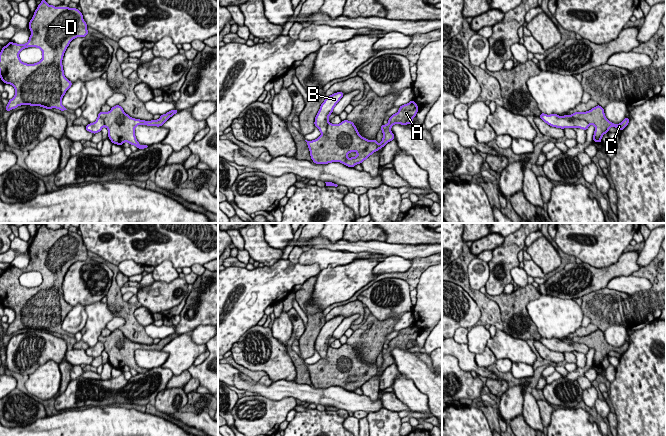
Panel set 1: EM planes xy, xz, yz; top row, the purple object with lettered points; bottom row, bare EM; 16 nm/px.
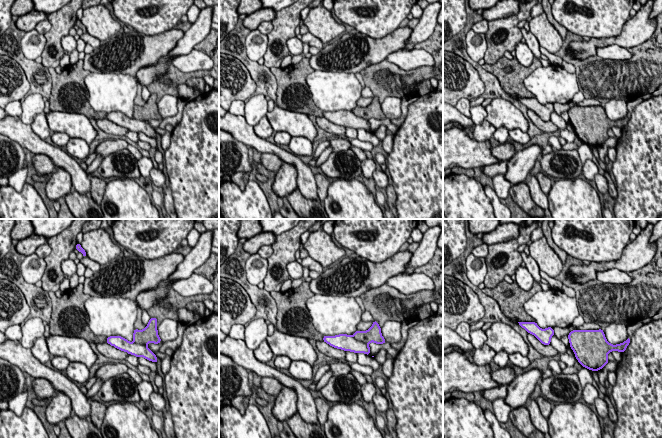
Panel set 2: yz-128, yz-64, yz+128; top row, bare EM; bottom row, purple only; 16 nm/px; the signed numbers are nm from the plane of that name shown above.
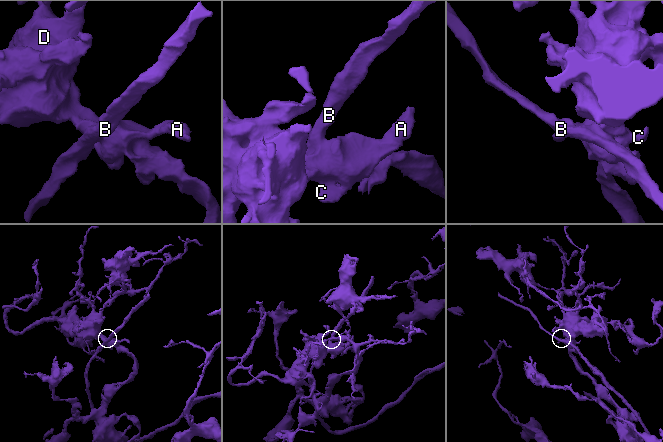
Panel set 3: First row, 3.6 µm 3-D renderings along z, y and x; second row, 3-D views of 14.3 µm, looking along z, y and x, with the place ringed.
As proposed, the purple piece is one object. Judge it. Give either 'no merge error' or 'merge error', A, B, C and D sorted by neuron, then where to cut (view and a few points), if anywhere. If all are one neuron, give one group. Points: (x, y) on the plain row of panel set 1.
no merge error | A B C D | no cut

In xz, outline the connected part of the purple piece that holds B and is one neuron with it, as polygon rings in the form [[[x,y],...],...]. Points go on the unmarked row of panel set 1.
[[[337,316],[325,322],[315,341],[314,349],[321,359],[312,365],[307,365],[311,383],[315,388],[340,386],[347,391],[361,388],[374,376],[383,372],[395,363],[391,351],[394,348],[407,349],[413,347],[418,336],[418,329],[414,324],[401,329],[397,337],[393,338],[386,349],[382,348],[383,362],[379,368],[376,363],[368,364],[362,361],[353,346],[344,344],[339,348],[329,346],[329,340],[334,331],[343,321],[343,316]]]

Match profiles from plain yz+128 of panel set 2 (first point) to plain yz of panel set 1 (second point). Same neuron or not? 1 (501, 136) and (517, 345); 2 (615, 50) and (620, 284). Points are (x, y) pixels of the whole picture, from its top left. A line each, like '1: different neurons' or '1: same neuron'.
1: different neurons
2: same neuron

